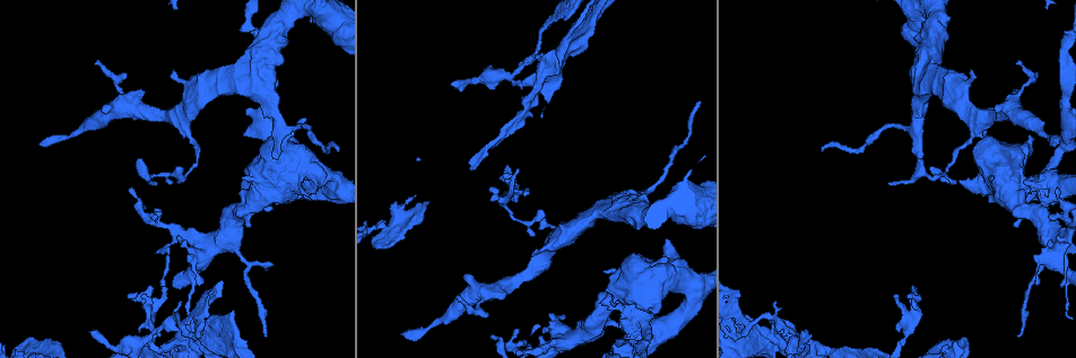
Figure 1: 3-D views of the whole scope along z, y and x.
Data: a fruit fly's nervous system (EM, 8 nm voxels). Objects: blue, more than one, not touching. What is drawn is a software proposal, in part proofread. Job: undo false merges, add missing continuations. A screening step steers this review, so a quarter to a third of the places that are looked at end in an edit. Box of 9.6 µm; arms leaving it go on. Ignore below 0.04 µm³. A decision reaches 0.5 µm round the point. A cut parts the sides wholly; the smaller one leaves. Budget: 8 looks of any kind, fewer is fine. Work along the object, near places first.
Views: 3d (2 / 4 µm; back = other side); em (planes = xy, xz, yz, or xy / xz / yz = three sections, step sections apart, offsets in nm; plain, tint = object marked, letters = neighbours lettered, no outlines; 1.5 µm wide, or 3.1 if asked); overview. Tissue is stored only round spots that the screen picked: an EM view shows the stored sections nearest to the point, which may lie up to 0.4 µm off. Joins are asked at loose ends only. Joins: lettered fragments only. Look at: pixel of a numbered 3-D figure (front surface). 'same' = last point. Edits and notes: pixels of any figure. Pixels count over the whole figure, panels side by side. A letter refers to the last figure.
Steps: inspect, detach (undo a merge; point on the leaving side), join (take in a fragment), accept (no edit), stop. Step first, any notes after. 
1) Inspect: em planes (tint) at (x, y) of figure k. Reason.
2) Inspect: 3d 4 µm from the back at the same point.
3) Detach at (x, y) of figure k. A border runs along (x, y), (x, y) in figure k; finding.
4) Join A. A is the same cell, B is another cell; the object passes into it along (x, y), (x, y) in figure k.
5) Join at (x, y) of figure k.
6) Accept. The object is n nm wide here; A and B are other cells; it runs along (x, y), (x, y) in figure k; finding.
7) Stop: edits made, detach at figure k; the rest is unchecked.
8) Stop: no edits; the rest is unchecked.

Inspect: 3d 2 µm at (528, 58) of figure 1. Closes a loop.

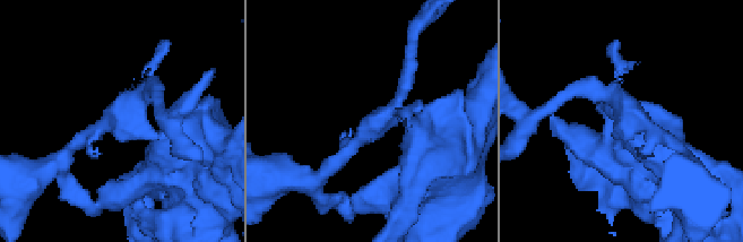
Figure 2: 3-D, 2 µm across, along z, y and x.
Inspect: em xz step 4 (tint) at (633, 116) of figure 2.

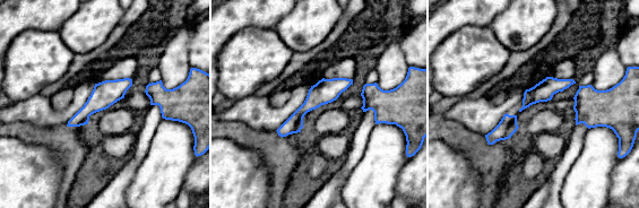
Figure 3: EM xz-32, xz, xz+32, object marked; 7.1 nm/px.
Inspect: em yz step 8 (letters) at the same point.

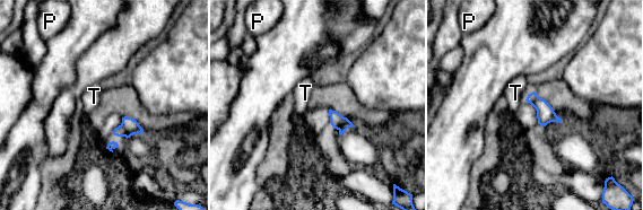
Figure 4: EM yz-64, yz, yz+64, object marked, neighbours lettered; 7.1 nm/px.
Accept. The object is 130 nm wide here; P and T are other cells; a border runs along (531, 92), (524, 99) in figure 4; continuous, no second neuron.

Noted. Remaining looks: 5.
Inspect: em yz step 8 (letters) at (805, 332) of figure 1. Branch stops here.

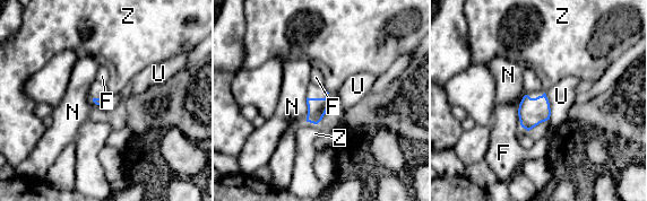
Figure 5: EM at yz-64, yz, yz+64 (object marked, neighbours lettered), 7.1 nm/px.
Accept. F, N, U and Z are other cells; a border runs along (544, 93), (549, 103), (550, 119) in figure 5; none of them fits.

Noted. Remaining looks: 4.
Inspect: em xz step 8 (letters) at (1018, 63) of figure 1. Branch stops here.

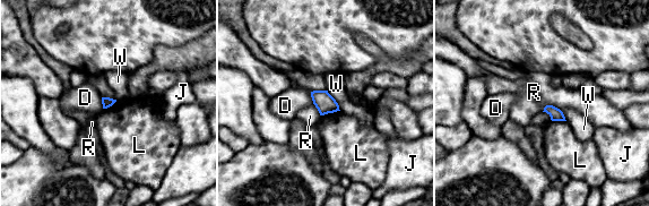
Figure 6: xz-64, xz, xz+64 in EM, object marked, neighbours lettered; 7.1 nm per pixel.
Accept. D, J, L, R and W are other cells; a border runs along (542, 111), (546, 105), (561, 111) in figure 6; none of them fits.

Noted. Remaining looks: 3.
Stop: no edits; the rest is unchecked.

